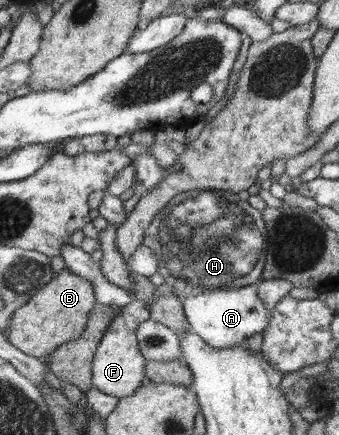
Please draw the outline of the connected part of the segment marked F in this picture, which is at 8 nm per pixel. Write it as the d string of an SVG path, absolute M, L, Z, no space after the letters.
M132 296L132 302L116 312L114 322L107 328L107 332L99 341L95 356L92 358L93 387L103 394L116 396L118 399L127 398L143 385L146 377L145 357L141 354L135 331L139 324L150 320L150 304L137 300Z

